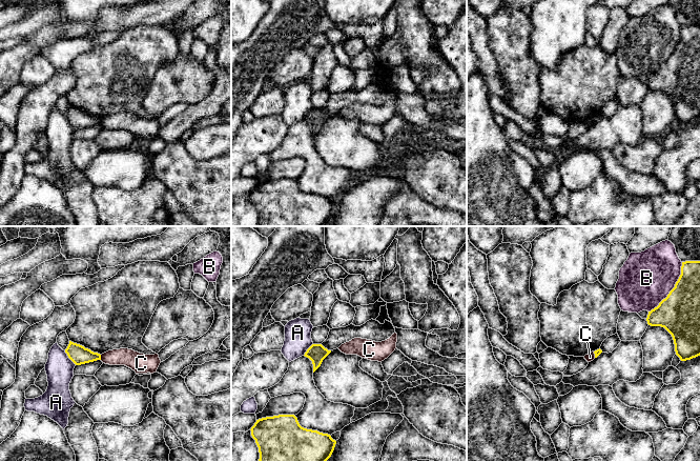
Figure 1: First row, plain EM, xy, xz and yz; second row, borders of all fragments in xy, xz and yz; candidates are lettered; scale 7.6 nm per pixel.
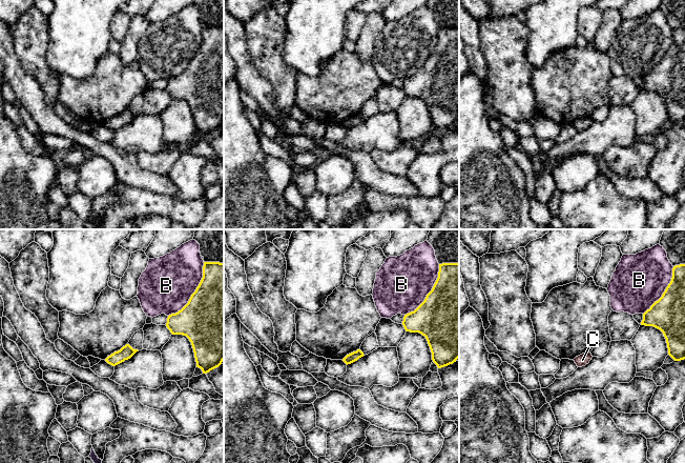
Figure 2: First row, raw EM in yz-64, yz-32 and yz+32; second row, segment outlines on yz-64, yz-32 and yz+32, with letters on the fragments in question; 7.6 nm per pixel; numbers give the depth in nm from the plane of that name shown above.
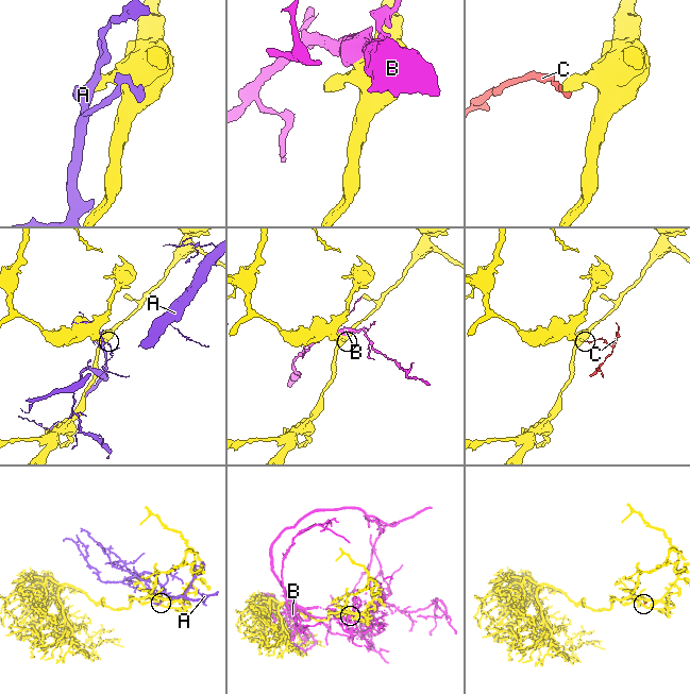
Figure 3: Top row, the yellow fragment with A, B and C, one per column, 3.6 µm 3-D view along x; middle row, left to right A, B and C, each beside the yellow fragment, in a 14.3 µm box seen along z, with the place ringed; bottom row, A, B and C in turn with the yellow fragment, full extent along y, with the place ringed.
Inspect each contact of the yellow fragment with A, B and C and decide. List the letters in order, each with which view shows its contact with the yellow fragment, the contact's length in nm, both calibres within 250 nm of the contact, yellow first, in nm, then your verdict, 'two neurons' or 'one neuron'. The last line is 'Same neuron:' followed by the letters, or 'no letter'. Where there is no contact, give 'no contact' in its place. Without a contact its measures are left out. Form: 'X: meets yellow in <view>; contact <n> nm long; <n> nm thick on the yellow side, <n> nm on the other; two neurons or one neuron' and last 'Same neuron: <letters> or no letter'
A: meets yellow in xy; contact 140 nm long; 150 nm thick on the yellow side, 220 nm on the other; two neurons
B: meets yellow in yz; contact 460 nm long; 320 nm thick on the yellow side, 400 nm on the other; two neurons
C: meets yellow in xy; contact 40 nm long; 150 nm thick on the yellow side, 140 nm on the other; two neurons
Same neuron: no letter

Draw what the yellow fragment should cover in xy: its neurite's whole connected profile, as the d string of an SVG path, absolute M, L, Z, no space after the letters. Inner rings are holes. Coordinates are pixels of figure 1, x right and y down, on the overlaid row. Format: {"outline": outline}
{"outline": "M69 341L67 348L65 349L68 358L76 364L81 365L97 360L101 360L101 355L94 353L84 346Z"}

